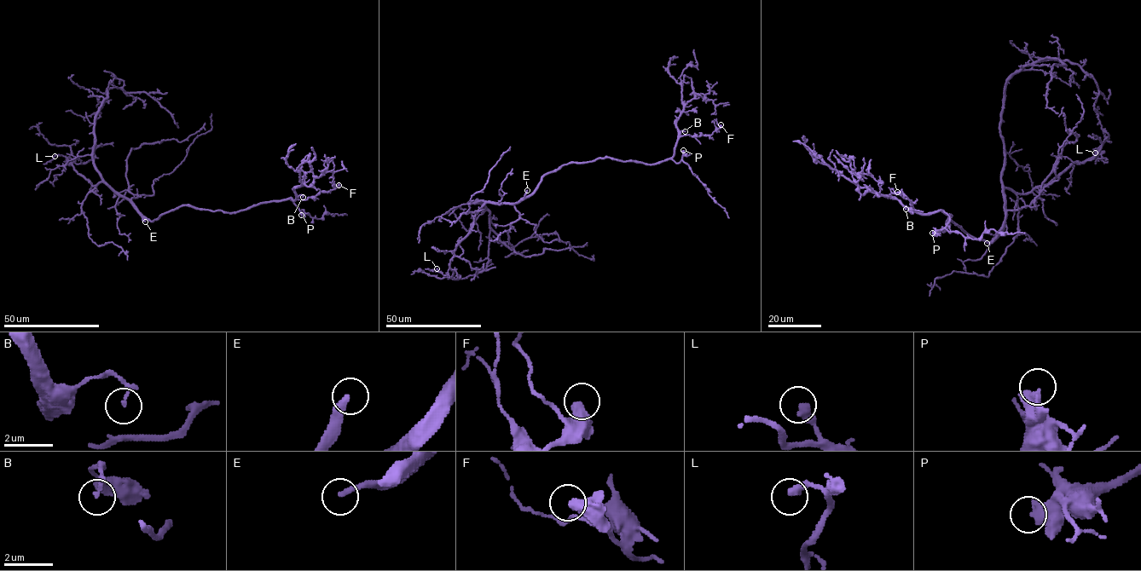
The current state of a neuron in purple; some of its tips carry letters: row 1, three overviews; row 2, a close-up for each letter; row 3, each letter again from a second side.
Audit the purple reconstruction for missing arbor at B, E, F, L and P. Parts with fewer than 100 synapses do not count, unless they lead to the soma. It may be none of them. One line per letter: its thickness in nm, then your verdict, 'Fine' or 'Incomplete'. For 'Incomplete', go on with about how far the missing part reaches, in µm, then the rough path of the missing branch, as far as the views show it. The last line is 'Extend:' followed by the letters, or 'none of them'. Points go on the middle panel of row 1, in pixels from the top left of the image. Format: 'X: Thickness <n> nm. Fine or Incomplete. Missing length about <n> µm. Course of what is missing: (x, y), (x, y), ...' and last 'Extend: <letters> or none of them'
B: Thickness 150 nm. Fine
E: Thickness 260 nm. Incomplete. Missing length about 120 µm. Course of what is missing: (527, 190), (525, 167), (524, 206), (507, 233), (518, 294)
F: Thickness 480 nm. Fine
L: Thickness 360 nm. Fine
P: Thickness 500 nm. Incomplete. Missing length about 30 µm. Course of what is missing: (683, 150), (679, 138), (682, 135), (698, 130), (706, 135)
Extend: E, P

